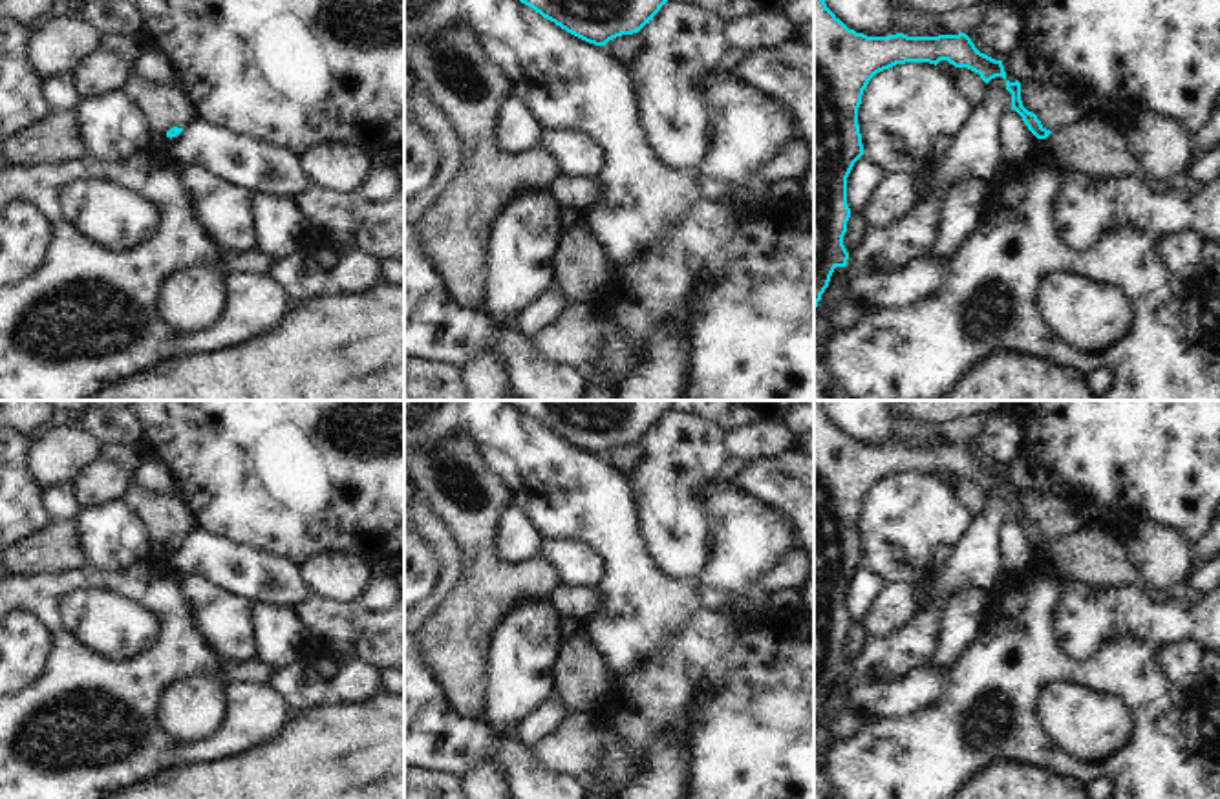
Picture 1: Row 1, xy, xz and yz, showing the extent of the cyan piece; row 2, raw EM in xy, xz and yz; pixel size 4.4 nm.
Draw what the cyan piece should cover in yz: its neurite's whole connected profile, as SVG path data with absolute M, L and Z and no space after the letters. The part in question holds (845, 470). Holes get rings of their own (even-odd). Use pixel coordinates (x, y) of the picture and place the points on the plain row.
M814 400L814 719L829 697L836 676L847 676L849 662L843 655L851 618L847 614L847 587L863 565L858 517L869 490L896 474L947 470L955 477L968 477L988 494L995 486L1006 490L1002 470L980 463L966 442L938 446L867 446L849 439L825 413L821 400Z

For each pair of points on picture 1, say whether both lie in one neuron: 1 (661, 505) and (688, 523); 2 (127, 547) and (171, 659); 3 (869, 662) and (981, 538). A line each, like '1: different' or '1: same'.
1: same
2: different
3: same

